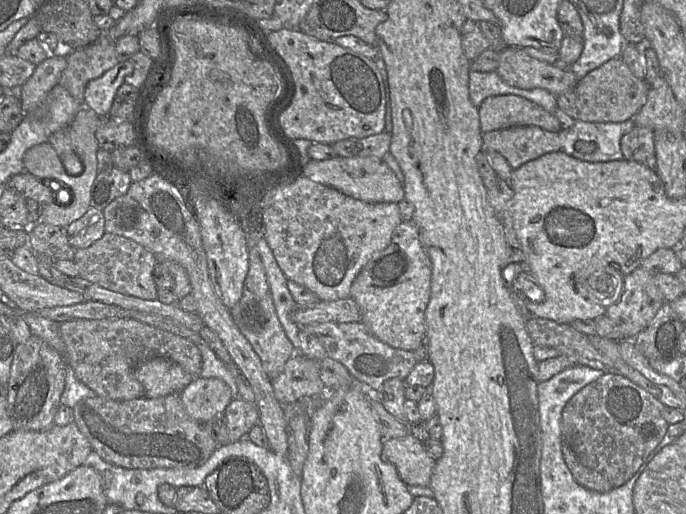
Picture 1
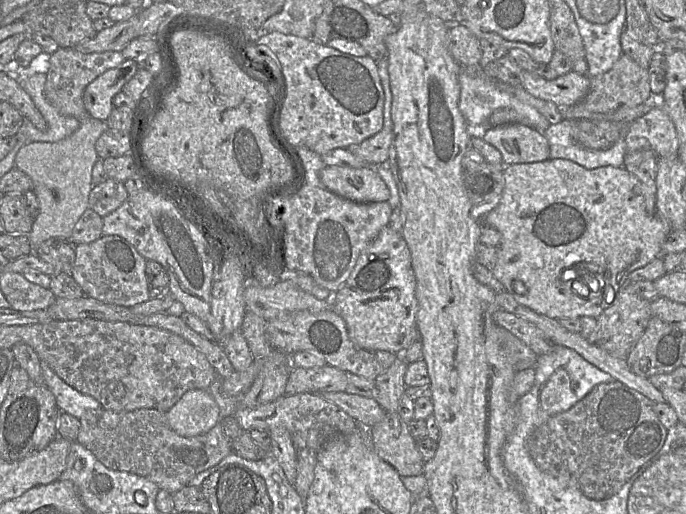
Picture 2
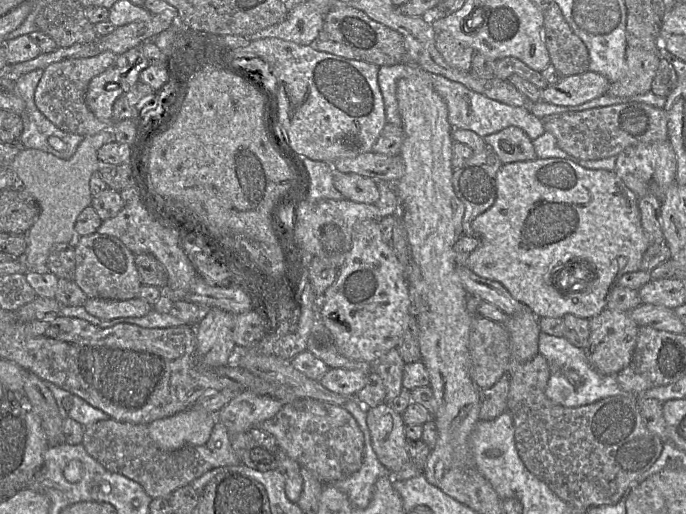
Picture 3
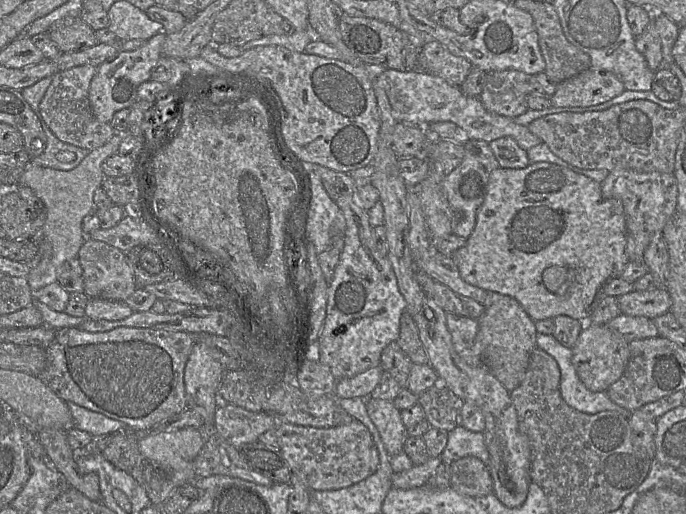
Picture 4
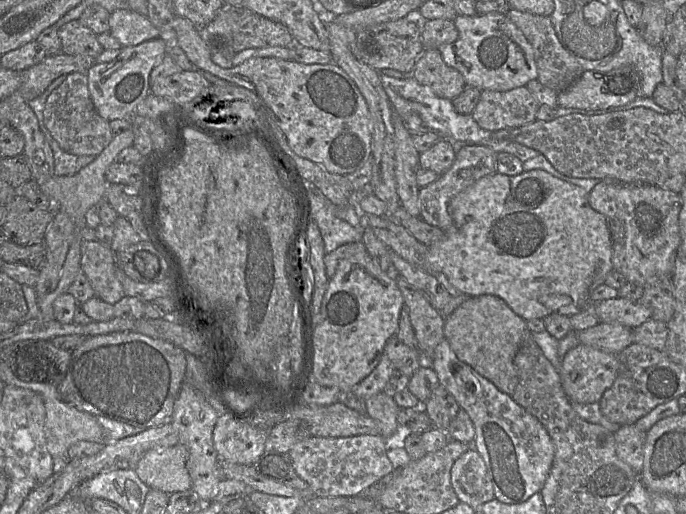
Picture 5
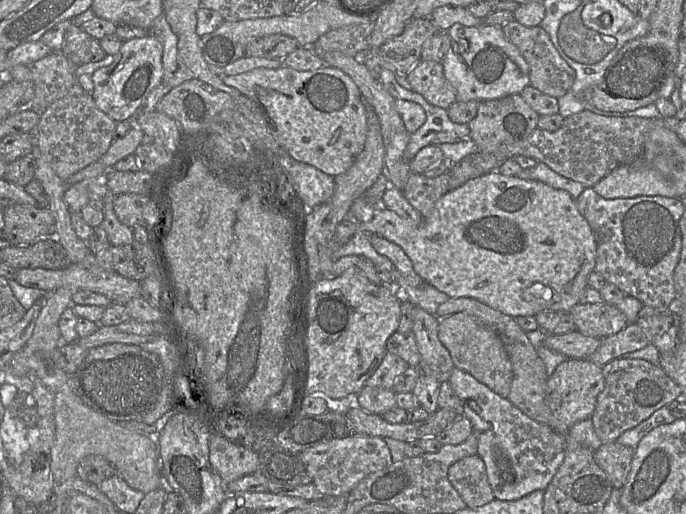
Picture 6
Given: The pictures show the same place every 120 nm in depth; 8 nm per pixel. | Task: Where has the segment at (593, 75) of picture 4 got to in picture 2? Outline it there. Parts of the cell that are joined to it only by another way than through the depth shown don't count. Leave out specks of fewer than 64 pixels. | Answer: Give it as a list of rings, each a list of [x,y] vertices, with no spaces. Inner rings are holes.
[[[522,71],[521,83],[531,95],[545,101],[551,101],[558,107],[569,107],[580,102],[590,88],[590,77],[570,71],[553,80]]]

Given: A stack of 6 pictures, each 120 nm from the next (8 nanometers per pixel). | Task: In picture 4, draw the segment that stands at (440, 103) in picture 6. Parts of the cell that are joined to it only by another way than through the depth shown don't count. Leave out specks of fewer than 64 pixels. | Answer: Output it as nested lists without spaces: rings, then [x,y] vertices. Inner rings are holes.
[[[428,39],[419,51],[419,69],[441,77],[452,86],[460,87],[472,67],[466,58],[452,54],[434,39]]]

